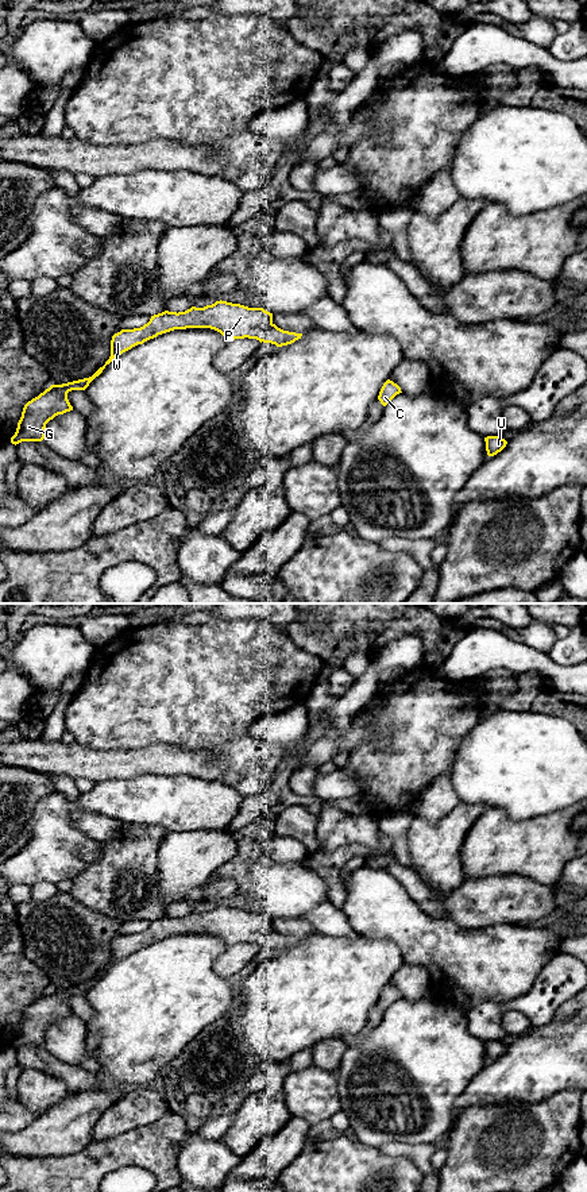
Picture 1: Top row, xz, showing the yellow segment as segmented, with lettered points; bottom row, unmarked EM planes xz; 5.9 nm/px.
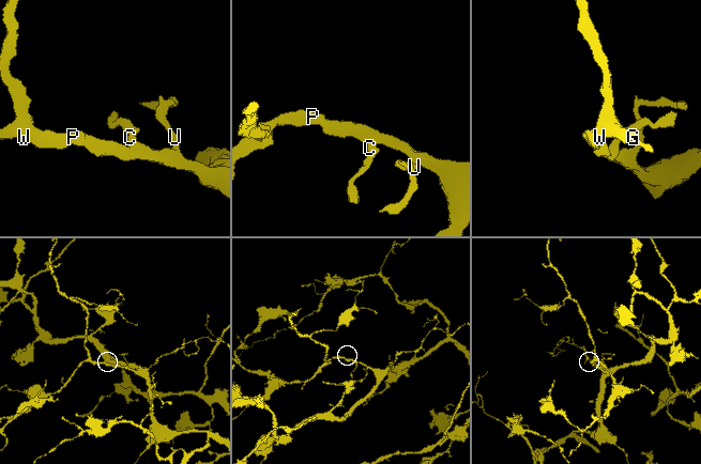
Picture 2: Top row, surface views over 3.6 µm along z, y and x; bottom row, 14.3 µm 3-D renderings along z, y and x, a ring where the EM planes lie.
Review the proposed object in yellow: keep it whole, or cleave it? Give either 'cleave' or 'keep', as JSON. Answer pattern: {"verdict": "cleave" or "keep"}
{"verdict": "keep"}

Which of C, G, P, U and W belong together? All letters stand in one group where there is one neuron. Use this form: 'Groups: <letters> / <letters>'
Groups: C G P U W

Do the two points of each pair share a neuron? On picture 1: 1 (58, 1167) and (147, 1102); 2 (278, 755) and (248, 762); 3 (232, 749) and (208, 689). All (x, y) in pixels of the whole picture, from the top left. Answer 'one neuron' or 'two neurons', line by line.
1: two neurons
2: one neuron
3: two neurons

